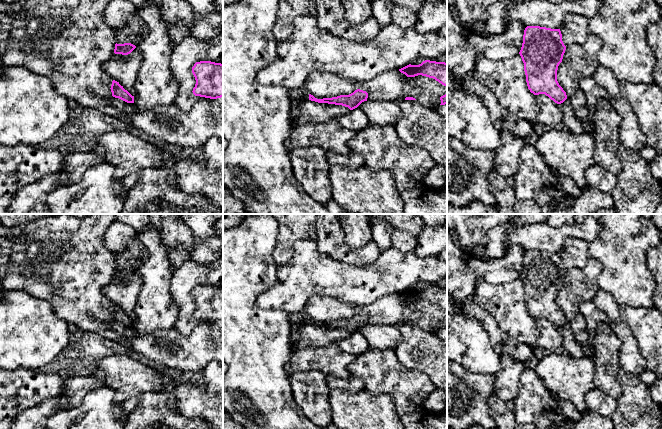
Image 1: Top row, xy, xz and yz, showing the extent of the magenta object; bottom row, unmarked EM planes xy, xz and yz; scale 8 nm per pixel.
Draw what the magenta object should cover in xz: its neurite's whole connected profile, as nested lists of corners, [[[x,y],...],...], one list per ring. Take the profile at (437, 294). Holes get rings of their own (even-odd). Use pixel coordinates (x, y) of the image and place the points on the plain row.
[[[425,284],[419,289],[407,289],[399,295],[407,301],[418,299],[433,302],[447,311],[447,287]]]

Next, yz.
[[[527,250],[519,276],[524,287],[528,313],[534,319],[545,318],[557,328],[567,323],[557,305],[557,294],[566,270],[560,253]]]

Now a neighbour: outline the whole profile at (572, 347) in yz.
[[[567,322],[560,328],[563,338],[563,347],[565,353],[573,359],[579,359],[584,356],[582,345],[576,340],[574,334],[570,329],[570,324]]]

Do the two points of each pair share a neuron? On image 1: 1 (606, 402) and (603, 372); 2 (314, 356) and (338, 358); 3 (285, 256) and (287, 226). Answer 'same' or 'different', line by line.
1: different
2: same
3: same

